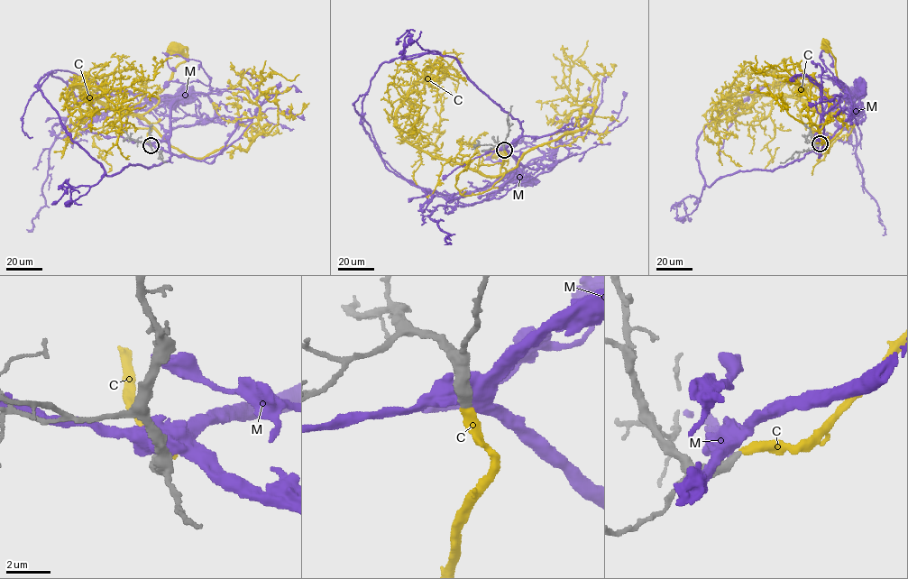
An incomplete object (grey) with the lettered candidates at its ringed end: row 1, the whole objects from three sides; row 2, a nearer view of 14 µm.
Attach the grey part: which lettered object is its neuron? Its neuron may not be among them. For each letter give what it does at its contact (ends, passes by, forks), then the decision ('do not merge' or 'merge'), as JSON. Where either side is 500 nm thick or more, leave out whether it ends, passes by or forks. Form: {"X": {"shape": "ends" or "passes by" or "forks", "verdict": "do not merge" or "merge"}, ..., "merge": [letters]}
{"C": {"shape": "ends", "verdict": "merge"}, "M": {"verdict": "do not merge"}, "merge": ["C"]}

